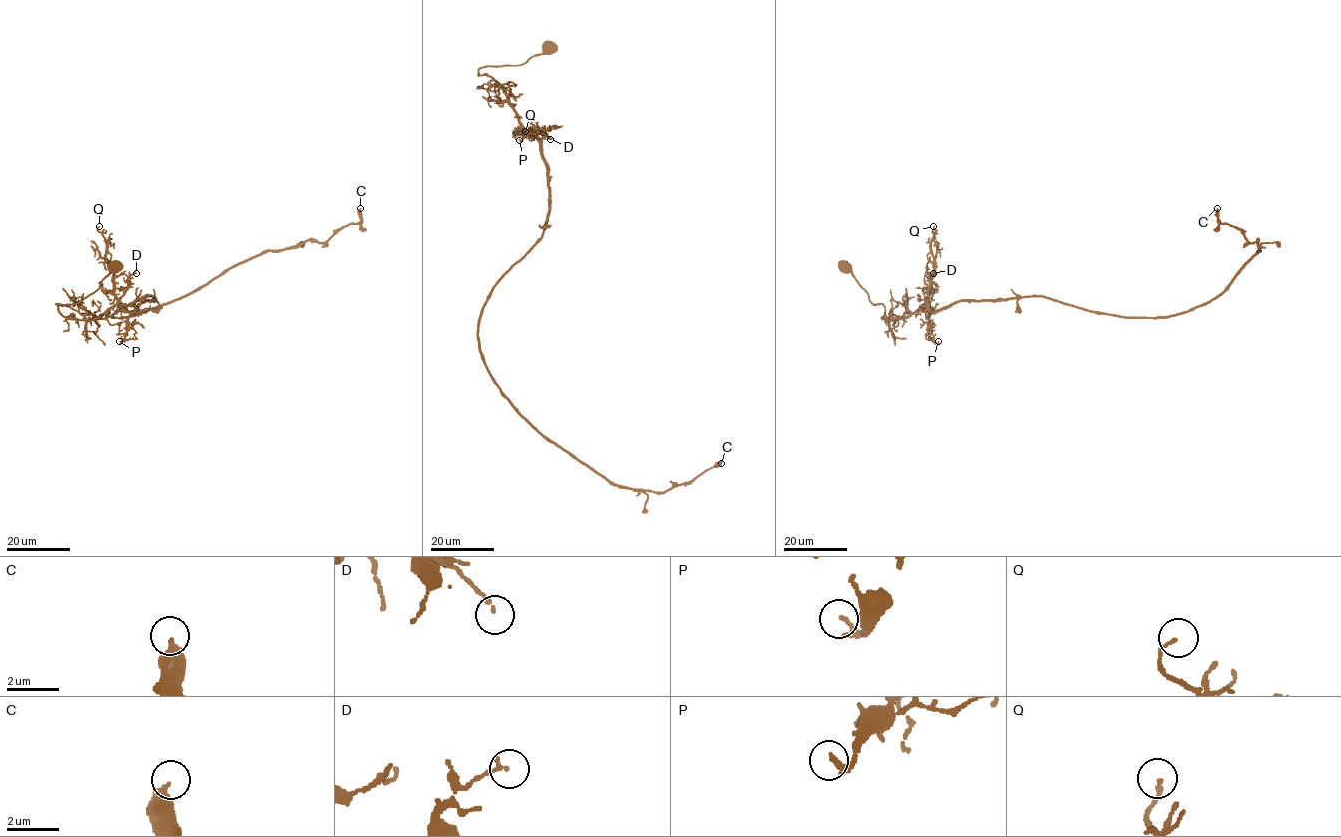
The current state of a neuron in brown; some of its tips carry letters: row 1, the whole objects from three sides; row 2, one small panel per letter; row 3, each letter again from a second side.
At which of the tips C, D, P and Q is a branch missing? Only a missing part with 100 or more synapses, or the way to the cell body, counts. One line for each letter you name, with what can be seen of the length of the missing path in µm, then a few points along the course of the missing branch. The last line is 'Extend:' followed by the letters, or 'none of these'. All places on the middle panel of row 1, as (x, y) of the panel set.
Extend: none of these

